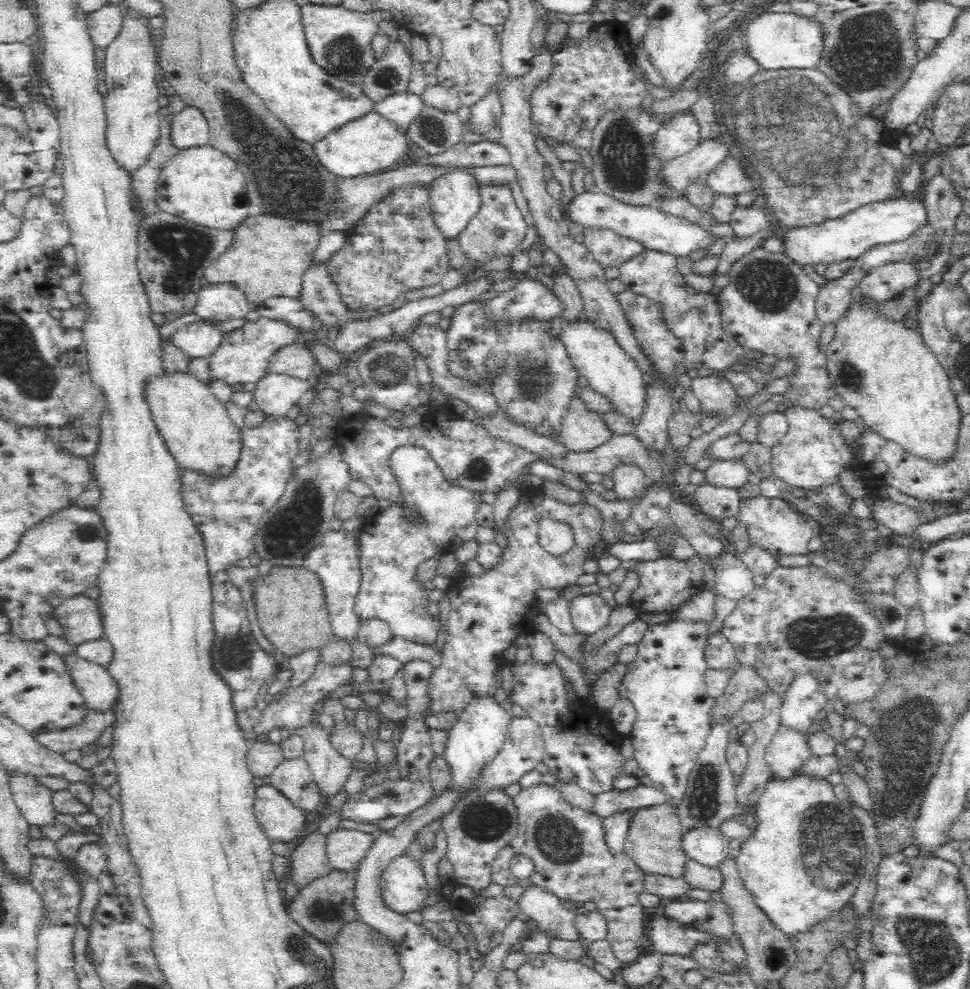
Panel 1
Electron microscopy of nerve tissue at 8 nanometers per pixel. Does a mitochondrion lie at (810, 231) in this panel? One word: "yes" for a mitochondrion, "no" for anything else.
no

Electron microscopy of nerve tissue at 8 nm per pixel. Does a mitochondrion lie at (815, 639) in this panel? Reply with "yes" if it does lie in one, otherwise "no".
yes

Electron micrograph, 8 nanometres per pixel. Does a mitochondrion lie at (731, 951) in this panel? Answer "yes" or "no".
yes

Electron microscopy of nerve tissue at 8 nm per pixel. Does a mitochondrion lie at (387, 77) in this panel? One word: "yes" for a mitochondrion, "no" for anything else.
yes

